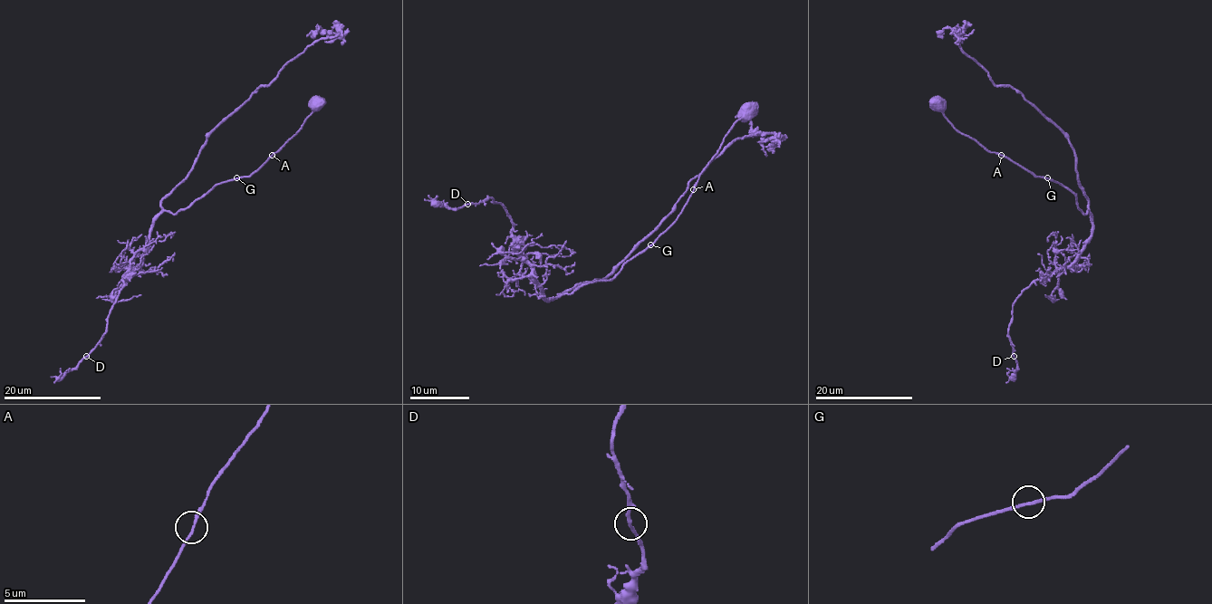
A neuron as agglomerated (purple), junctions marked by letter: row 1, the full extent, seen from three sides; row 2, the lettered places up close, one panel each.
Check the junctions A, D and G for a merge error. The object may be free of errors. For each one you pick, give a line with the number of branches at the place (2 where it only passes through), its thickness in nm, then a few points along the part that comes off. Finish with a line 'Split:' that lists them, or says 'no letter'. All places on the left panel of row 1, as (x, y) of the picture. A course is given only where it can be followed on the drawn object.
Split: no letter

